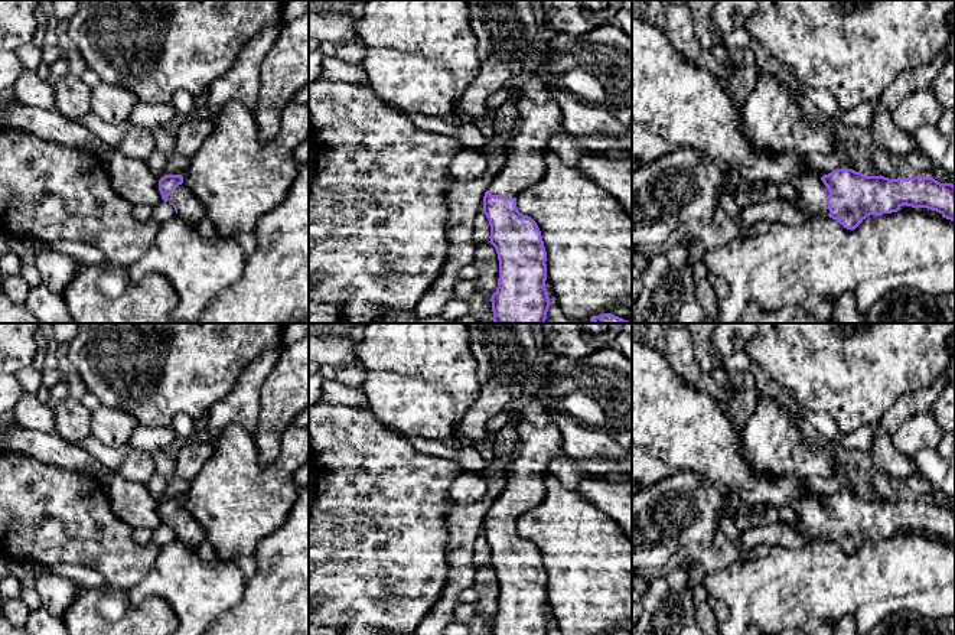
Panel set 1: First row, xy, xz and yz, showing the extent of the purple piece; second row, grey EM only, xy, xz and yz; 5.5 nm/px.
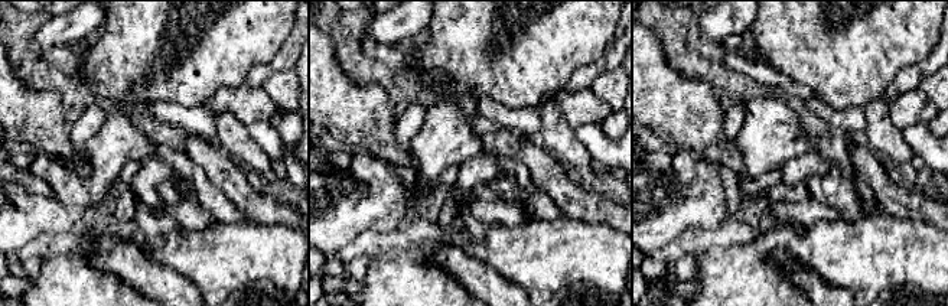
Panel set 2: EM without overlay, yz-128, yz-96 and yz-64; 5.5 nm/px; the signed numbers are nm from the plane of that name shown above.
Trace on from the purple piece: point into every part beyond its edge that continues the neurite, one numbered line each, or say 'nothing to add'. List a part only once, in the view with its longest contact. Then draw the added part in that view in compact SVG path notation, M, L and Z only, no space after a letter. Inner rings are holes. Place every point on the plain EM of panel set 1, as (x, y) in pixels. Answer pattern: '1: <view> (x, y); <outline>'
1: yz (811, 517); M817 496L801 499L796 507L796 521L793 527L812 540L829 541L827 528L828 512Z

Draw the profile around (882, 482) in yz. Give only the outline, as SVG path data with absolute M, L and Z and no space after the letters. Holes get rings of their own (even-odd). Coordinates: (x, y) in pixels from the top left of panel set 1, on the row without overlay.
M874 470L871 483L881 499L889 501L889 502L899 501L899 496L894 489L896 483L892 481L889 475Z

